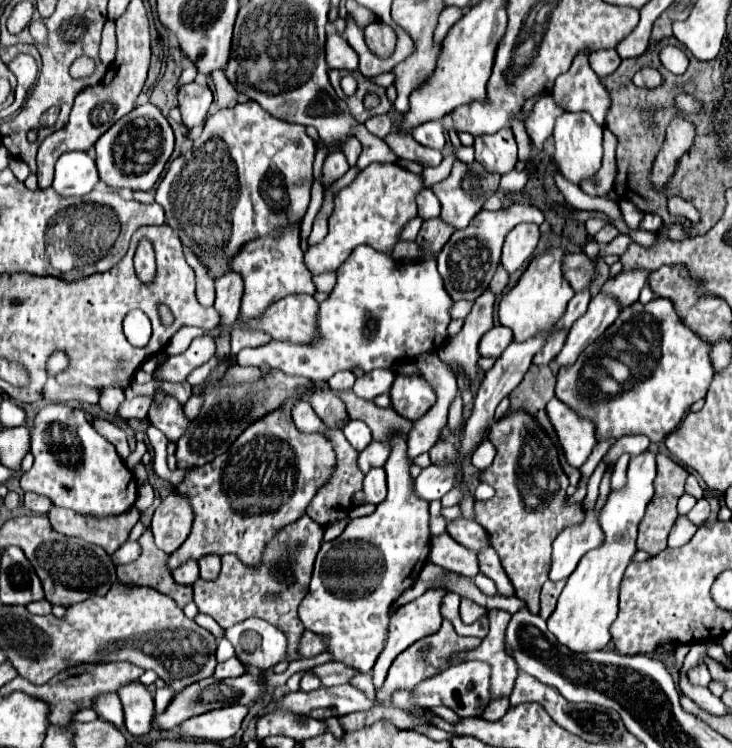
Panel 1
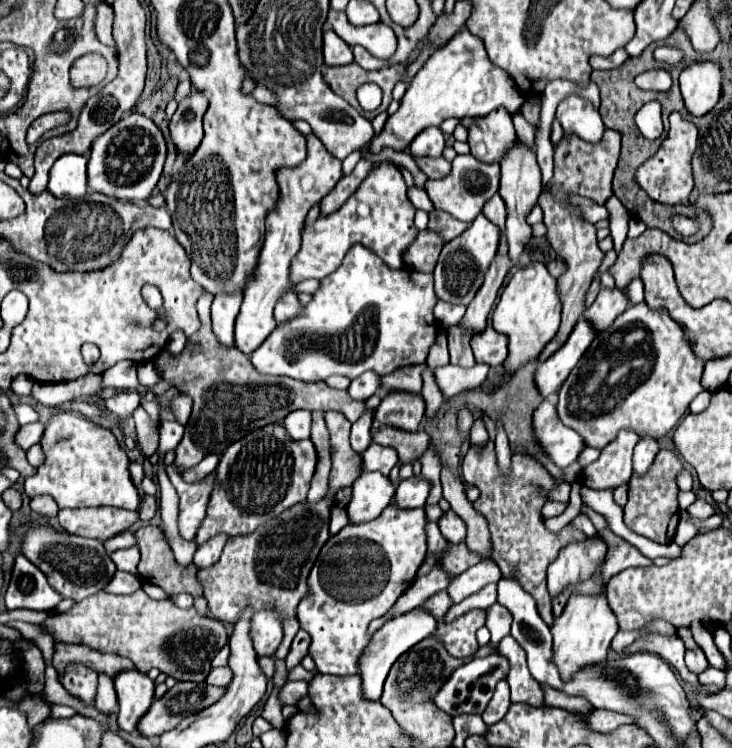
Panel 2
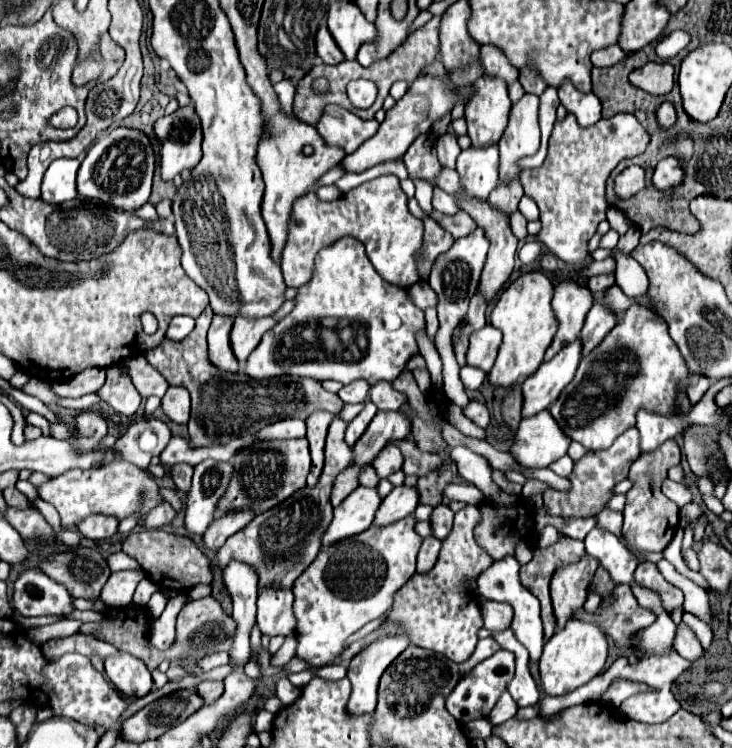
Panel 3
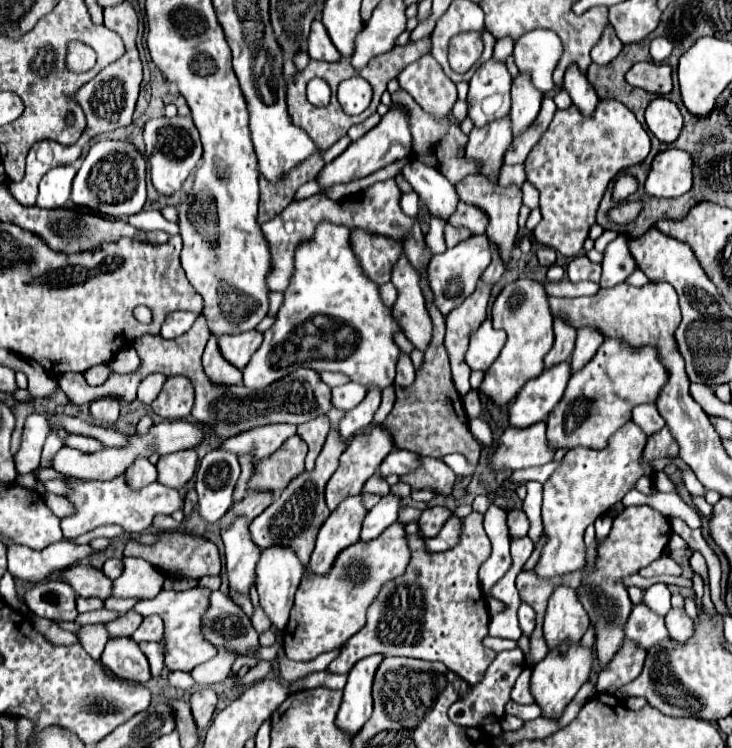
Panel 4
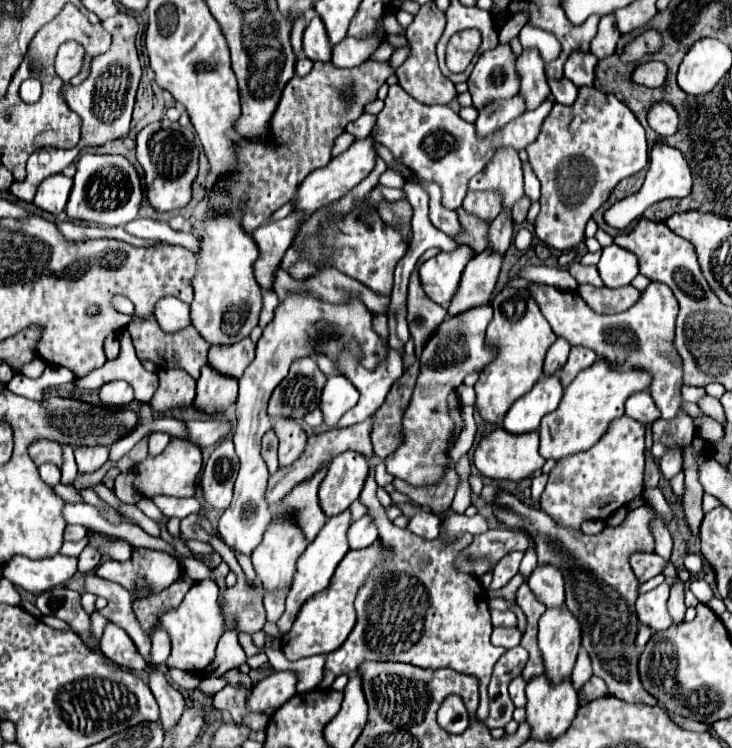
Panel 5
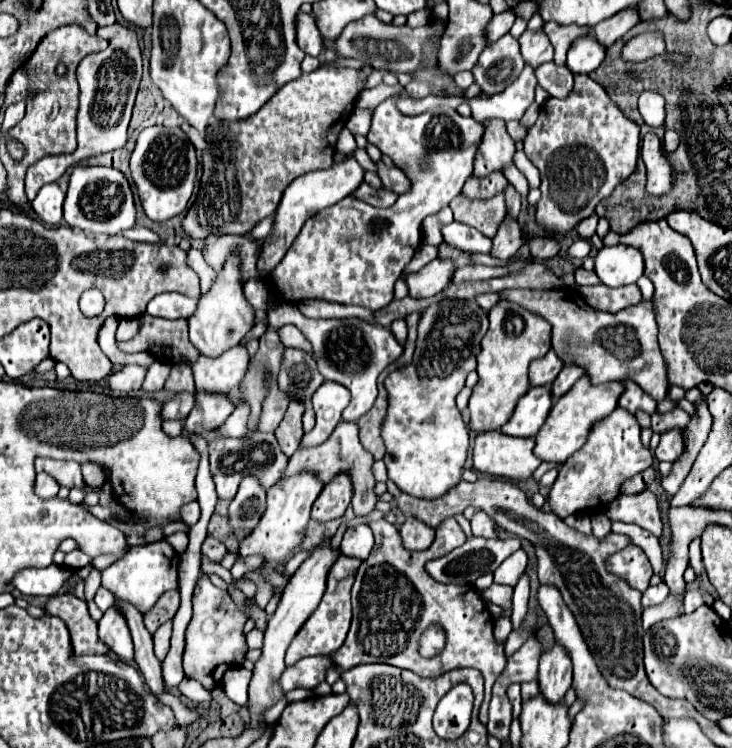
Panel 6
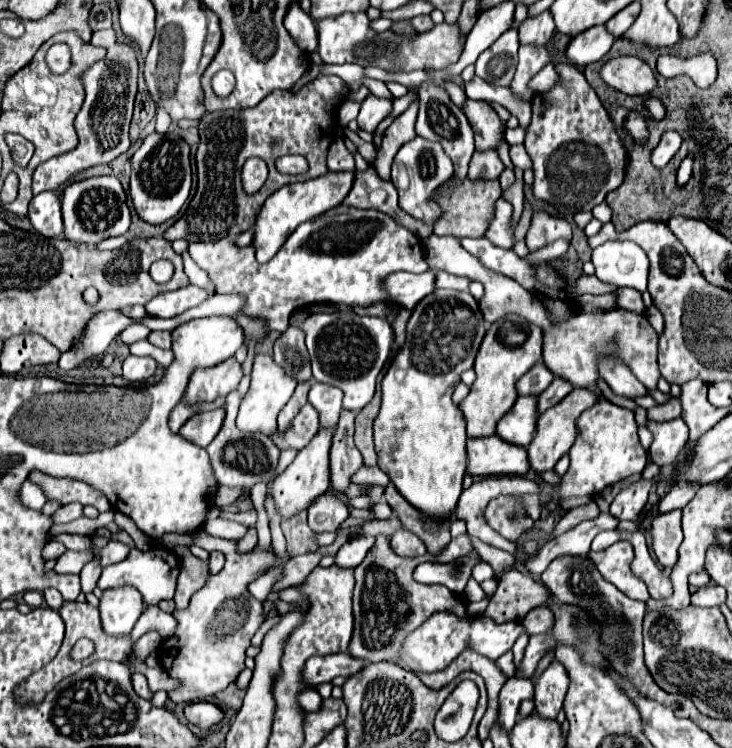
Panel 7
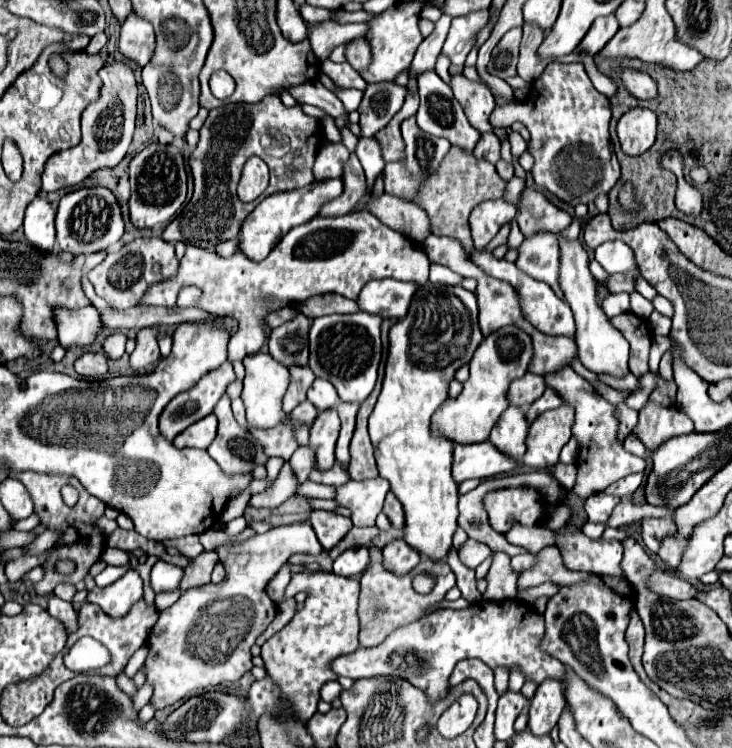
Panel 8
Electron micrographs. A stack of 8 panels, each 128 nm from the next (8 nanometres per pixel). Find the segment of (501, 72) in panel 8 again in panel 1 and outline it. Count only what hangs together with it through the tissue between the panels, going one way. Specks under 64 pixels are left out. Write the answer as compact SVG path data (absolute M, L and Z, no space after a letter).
M502 128L496 134L488 136L476 136L474 140L476 160L488 170L488 172L500 172L506 174L516 164L516 140L510 128Z

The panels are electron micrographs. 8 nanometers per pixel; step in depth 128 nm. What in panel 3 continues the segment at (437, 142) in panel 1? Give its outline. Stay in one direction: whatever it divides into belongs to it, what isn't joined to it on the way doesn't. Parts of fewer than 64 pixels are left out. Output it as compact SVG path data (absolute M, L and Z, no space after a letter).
M430 130L424 136L418 136L418 140L410 146L410 150L404 154L404 166L408 170L408 178L426 180L432 186L436 186L436 176L440 174L440 162L436 158L436 134Z

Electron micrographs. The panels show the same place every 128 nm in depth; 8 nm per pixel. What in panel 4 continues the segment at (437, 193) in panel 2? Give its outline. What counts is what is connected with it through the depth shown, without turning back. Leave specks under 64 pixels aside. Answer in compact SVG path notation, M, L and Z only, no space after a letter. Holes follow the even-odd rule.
M504 116L492 124L474 128L470 132L466 156L482 160L484 164L482 174L496 178L502 168L502 156L510 142L512 142L512 122L510 116ZM431 215L430 230L425 236L425 242L433 255L443 253L447 247L444 239L446 221Z

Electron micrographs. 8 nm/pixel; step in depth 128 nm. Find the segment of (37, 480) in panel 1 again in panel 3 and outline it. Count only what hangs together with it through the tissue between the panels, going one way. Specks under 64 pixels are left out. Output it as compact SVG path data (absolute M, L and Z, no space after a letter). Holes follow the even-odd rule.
M84 410L76 416L74 422L74 446L80 450L96 450L102 448L100 440L106 436L108 420L102 416L100 410ZM110 462L94 470L64 472L62 476L56 476L48 480L44 486L40 486L38 492L42 500L50 502L58 510L64 530L76 528L84 518L92 514L114 516L118 520L138 514L138 528L142 528L148 512L164 502L156 480L150 478L148 472L136 468L134 464L124 464L124 462Z

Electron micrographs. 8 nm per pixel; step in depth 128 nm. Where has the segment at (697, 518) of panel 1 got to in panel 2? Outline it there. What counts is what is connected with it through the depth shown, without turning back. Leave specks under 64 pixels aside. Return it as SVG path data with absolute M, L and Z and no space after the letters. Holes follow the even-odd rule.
M696 500L690 508L688 508L688 514L694 516L694 518L708 518L714 514L714 506L710 506L708 502L704 500ZM680 520L680 524L678 524L678 530L676 530L676 536L674 536L674 542L676 544L680 544L680 546L684 546L684 544L688 544L694 536L696 536L696 528L694 528L694 524L690 524L690 522L686 522L686 520Z

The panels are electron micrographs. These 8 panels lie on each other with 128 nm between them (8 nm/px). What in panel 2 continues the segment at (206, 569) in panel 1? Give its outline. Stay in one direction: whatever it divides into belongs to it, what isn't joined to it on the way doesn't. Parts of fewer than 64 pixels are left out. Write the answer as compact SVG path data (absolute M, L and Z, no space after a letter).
M218 534L218 536L206 540L204 544L198 544L198 550L196 550L196 554L194 554L194 564L196 564L198 568L208 568L208 566L212 566L212 564L220 558L220 552L222 552L226 540L228 540L226 534Z

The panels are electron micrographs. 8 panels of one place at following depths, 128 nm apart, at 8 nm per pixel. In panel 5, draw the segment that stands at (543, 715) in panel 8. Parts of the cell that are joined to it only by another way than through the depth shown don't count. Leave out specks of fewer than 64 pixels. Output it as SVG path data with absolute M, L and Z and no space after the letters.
M550 608L540 618L538 646L544 658L544 674L552 684L570 678L578 648L580 624L566 608Z

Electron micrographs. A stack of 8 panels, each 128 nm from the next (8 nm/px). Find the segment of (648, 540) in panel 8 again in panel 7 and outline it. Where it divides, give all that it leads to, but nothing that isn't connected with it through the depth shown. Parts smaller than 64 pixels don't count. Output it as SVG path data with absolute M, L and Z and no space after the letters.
M672 510L668 514L660 514L652 520L652 550L662 566L672 568L676 564L678 556L678 544L682 540L682 528L680 528L680 510Z

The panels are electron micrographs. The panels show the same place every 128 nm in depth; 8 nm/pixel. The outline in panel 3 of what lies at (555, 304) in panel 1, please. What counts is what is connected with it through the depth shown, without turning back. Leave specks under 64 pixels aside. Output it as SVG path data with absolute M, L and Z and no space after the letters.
M528 272L516 278L512 284L508 284L496 302L492 314L490 314L490 324L502 330L504 340L498 350L498 358L488 372L488 382L494 386L510 388L530 374L538 370L542 364L544 352L550 346L554 334L556 334L556 318L550 308L550 300L554 296L554 284L552 280L542 274L542 272Z

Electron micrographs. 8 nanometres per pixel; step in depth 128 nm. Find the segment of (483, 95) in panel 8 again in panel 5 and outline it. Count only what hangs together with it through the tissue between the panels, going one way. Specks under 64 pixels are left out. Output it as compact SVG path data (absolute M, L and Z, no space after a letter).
M498 148L488 166L476 174L470 190L500 190L504 194L504 208L512 208L520 196L524 196L522 184L522 162L514 148Z

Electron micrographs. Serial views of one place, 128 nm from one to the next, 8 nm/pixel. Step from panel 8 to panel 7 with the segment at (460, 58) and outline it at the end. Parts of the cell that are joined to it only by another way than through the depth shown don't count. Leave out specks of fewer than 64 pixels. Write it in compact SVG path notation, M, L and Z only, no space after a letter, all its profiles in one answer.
M346 12L334 18L322 18L316 22L318 30L318 54L322 62L326 64L360 64L368 66L374 64L382 70L398 68L400 72L412 72L422 70L424 66L430 66L434 70L444 70L450 64L456 64L464 38L458 24L438 24L426 34L416 34L414 38L402 38L394 32L374 32L370 26L370 20L364 12Z

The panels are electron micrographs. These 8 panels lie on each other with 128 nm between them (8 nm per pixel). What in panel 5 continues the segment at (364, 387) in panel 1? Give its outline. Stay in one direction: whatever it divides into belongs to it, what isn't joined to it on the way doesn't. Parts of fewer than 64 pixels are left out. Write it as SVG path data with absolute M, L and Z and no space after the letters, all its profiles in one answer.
M330 376L320 396L320 410L324 414L324 424L334 428L342 418L342 414L356 404L356 400L358 392L348 378Z

